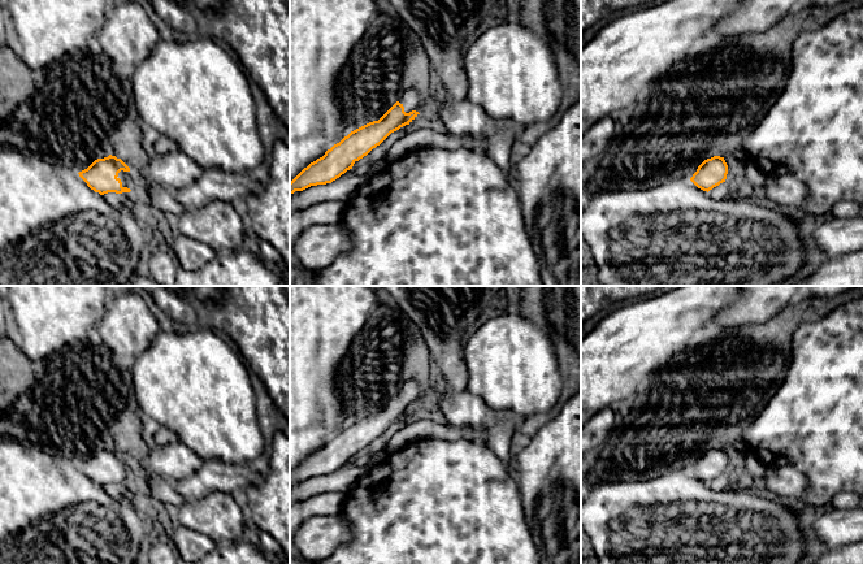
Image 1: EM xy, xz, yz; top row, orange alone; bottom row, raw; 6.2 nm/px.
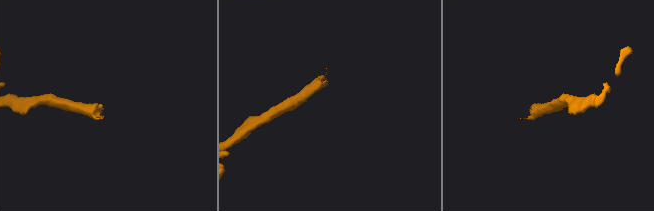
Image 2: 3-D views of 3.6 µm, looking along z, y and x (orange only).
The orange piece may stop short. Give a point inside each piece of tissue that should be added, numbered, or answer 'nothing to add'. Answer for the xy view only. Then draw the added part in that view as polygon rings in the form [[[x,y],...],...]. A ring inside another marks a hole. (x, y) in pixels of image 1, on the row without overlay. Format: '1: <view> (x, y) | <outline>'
1: xy (126, 468) | [[[121,461],[118,468],[122,473],[122,478],[133,480],[133,464]]]

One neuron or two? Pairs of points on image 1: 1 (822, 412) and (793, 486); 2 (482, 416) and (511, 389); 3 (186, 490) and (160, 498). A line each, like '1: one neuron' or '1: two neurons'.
1: two neurons
2: two neurons
3: two neurons

